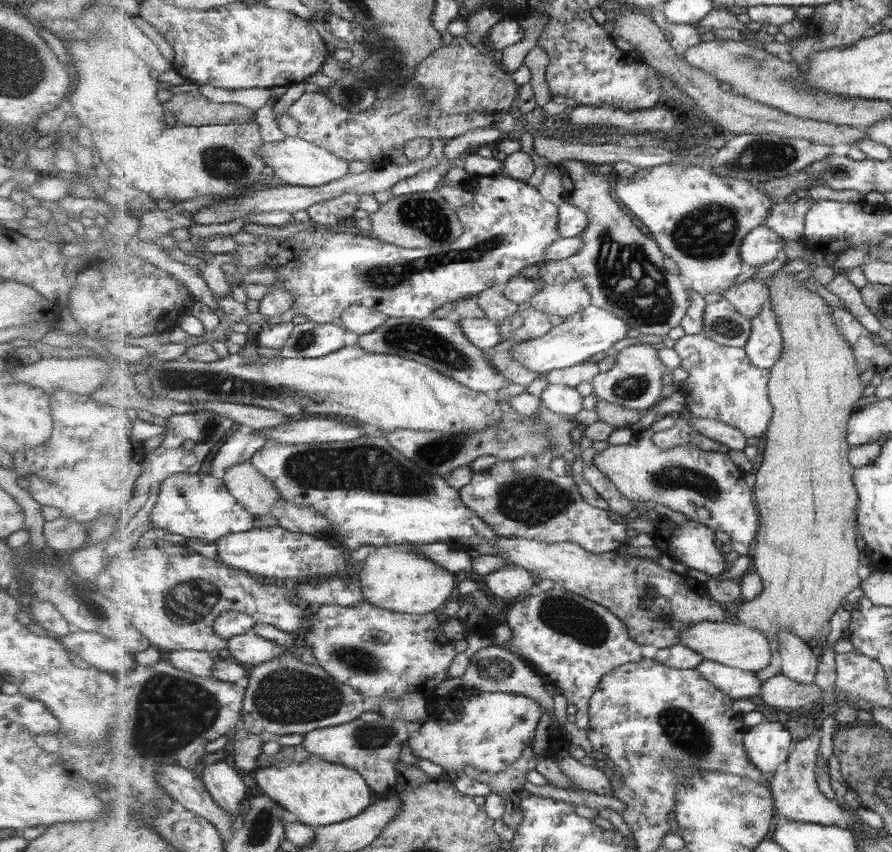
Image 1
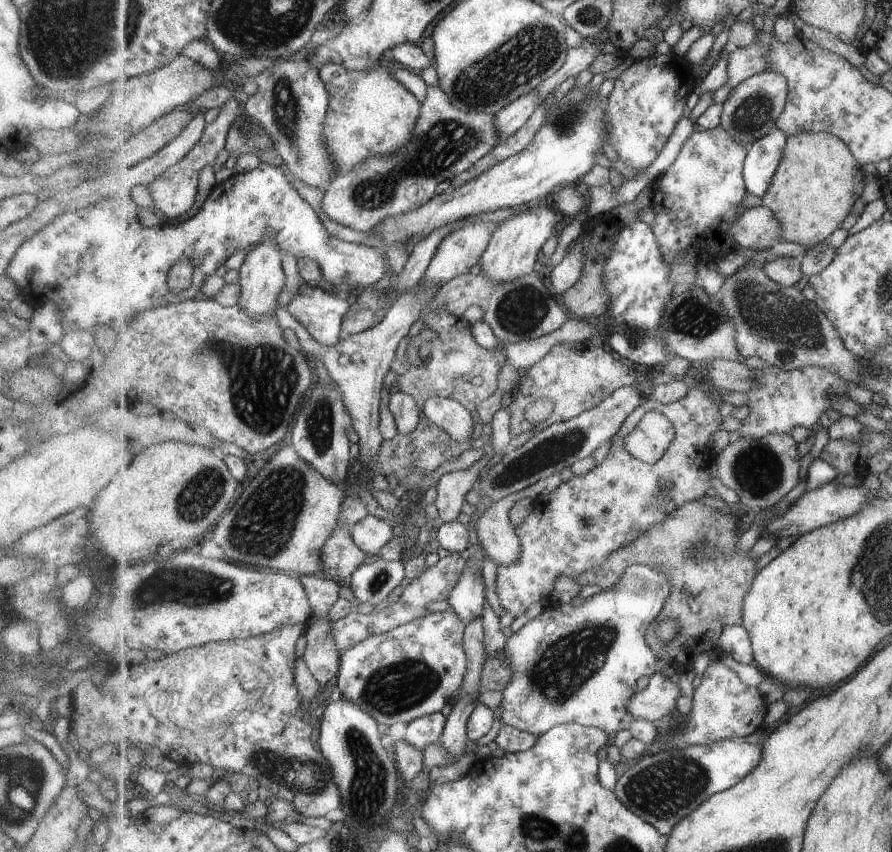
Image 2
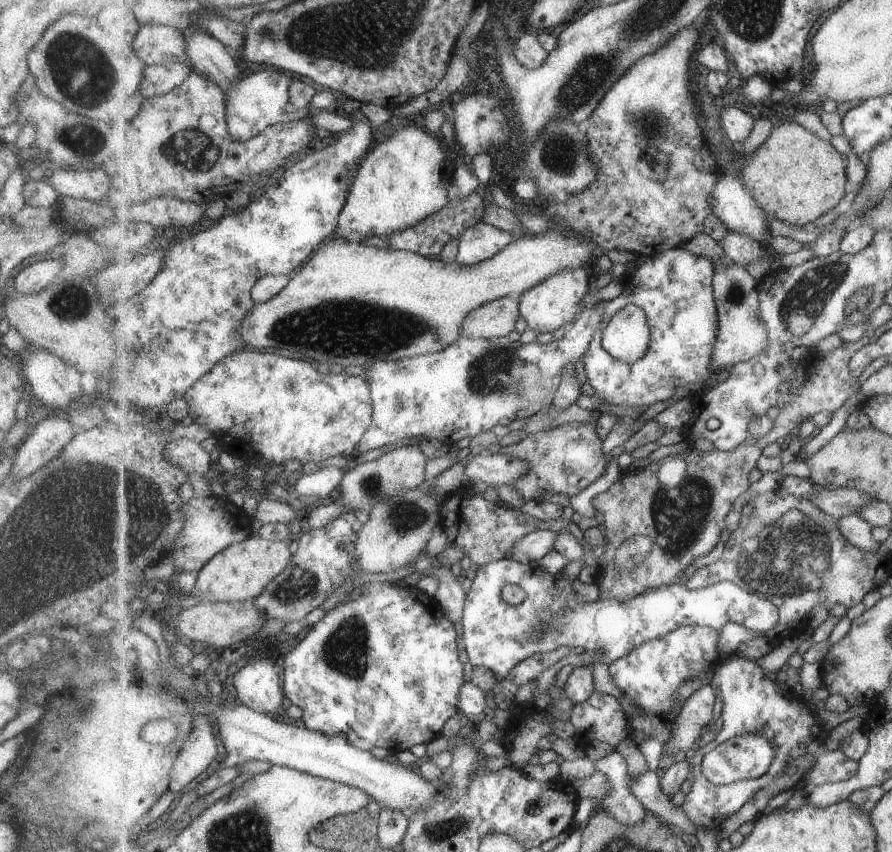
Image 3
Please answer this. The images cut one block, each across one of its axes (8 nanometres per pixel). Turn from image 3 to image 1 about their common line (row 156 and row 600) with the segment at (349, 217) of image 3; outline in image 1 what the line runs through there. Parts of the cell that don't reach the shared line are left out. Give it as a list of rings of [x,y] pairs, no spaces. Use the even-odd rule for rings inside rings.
[[[377,547],[364,561],[358,573],[364,600],[385,610],[411,615],[439,612],[458,586],[454,573],[419,555],[412,547]]]

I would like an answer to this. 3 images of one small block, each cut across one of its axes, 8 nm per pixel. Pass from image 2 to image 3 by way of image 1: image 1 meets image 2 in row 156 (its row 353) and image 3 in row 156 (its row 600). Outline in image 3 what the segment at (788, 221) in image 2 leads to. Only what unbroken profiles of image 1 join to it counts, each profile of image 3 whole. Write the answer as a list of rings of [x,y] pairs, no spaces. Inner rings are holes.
[[[784,122],[781,125],[774,128],[771,136],[763,143],[757,150],[754,155],[751,155],[748,159],[747,156],[744,156],[746,159],[746,163],[741,169],[743,184],[749,192],[755,197],[755,200],[762,205],[765,212],[767,214],[773,214],[775,218],[785,221],[786,223],[791,223],[792,225],[797,225],[798,227],[804,227],[809,223],[815,223],[817,218],[821,218],[825,212],[829,212],[829,210],[833,210],[841,200],[843,200],[843,196],[845,196],[847,182],[847,159],[841,154],[841,152],[837,152],[837,148],[833,148],[833,144],[830,141],[821,140],[821,138],[817,138],[817,136],[813,136],[809,130],[805,130],[803,126],[794,122]]]

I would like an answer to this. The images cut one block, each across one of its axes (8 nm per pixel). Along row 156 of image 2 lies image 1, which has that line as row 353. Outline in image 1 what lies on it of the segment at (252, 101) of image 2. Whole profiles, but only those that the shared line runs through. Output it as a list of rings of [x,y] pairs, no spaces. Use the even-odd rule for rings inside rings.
[[[305,319],[295,327],[287,344],[280,349],[280,356],[320,359],[345,348],[347,332],[343,325],[319,324]]]

